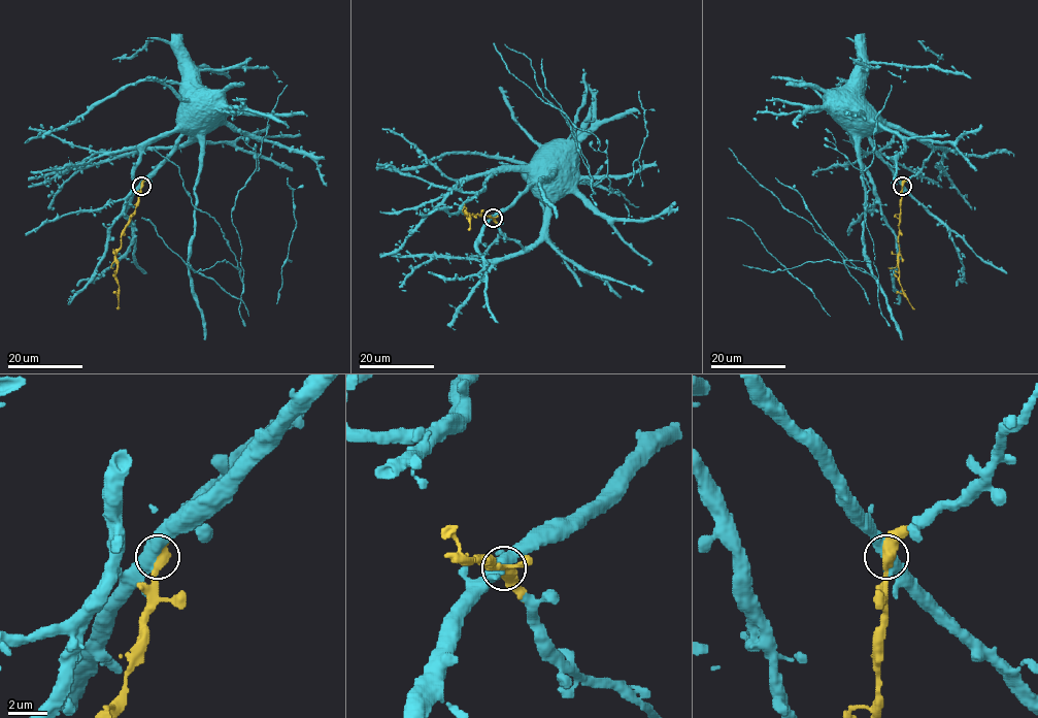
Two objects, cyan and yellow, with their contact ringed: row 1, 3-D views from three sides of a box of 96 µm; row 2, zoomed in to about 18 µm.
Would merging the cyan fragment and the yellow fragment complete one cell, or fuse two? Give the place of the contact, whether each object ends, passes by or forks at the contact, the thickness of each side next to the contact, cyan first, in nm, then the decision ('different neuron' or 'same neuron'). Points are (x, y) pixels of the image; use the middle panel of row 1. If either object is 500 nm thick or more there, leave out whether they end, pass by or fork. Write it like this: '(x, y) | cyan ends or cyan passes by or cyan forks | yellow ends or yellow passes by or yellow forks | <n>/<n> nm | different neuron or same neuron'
(493, 218) | cyan passes by | yellow passes by | 480/440 nm | same neuron

